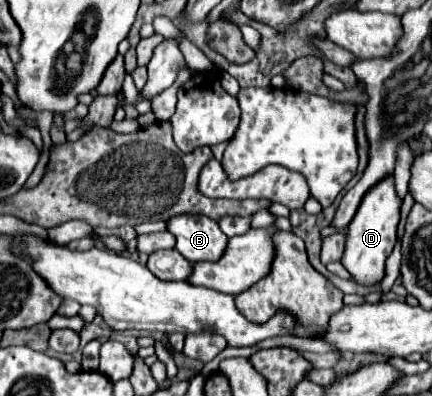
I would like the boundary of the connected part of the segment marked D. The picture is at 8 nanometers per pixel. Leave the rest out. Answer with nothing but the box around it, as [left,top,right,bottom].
[341,175,403,285]

